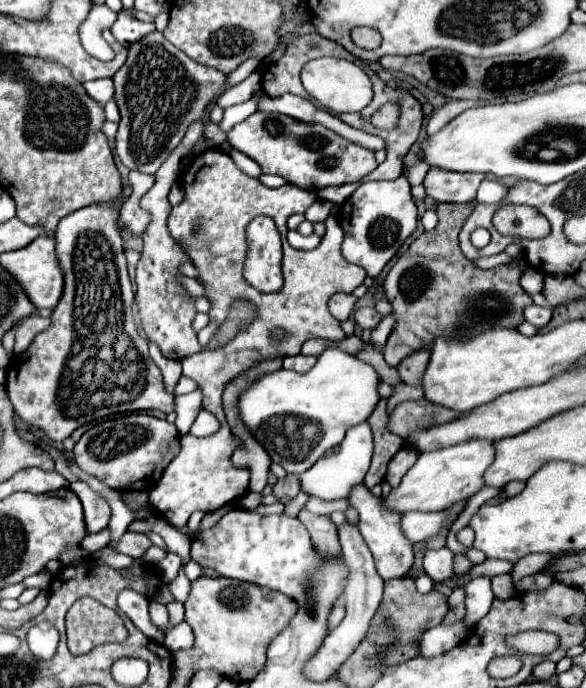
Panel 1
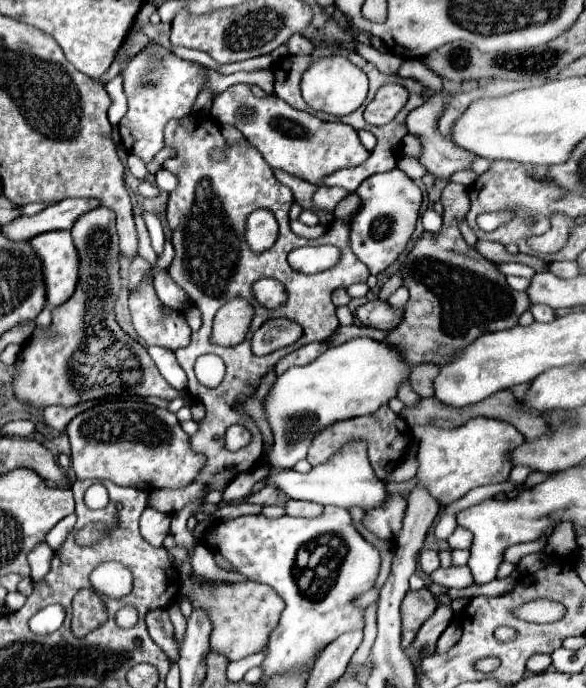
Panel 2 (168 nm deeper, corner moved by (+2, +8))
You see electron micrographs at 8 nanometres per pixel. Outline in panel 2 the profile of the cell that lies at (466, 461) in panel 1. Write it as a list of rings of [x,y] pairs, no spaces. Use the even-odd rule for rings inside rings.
[[[482,416],[468,420],[456,430],[436,430],[434,426],[416,426],[414,438],[418,438],[420,442],[418,484],[426,486],[430,494],[438,498],[440,504],[444,506],[462,498],[476,486],[498,484],[508,480],[510,470],[514,466],[508,460],[508,454],[526,442],[524,436],[510,422]]]

